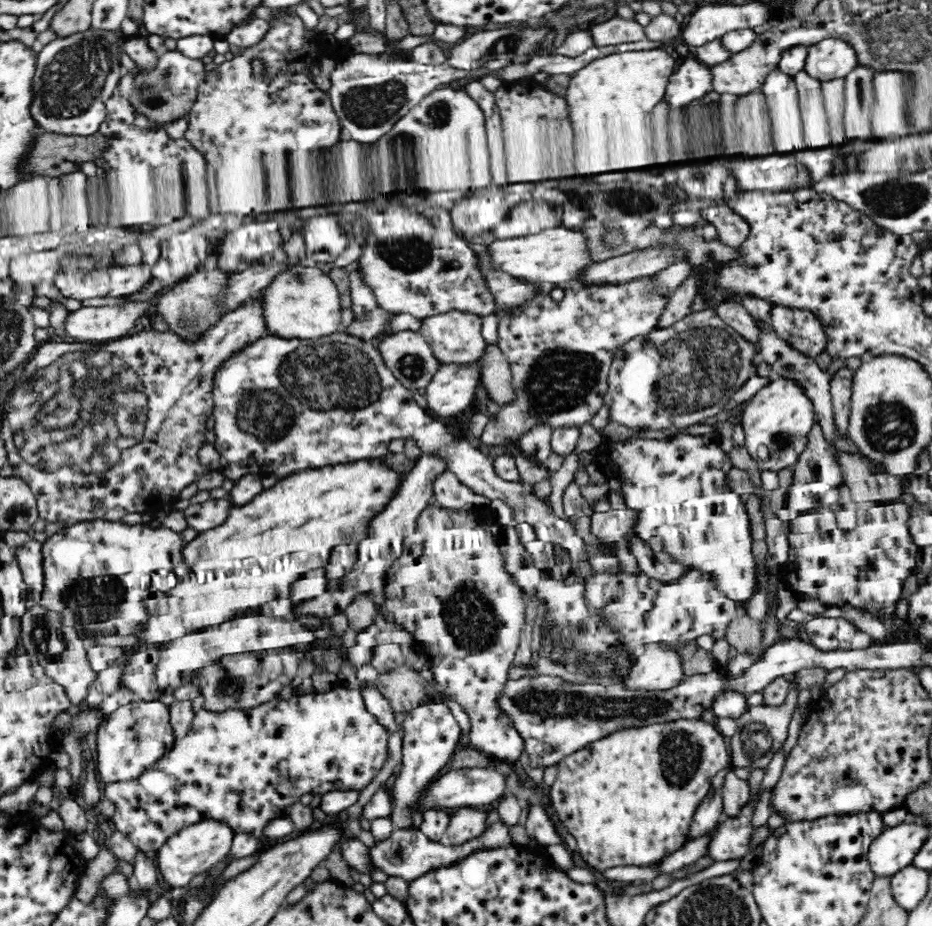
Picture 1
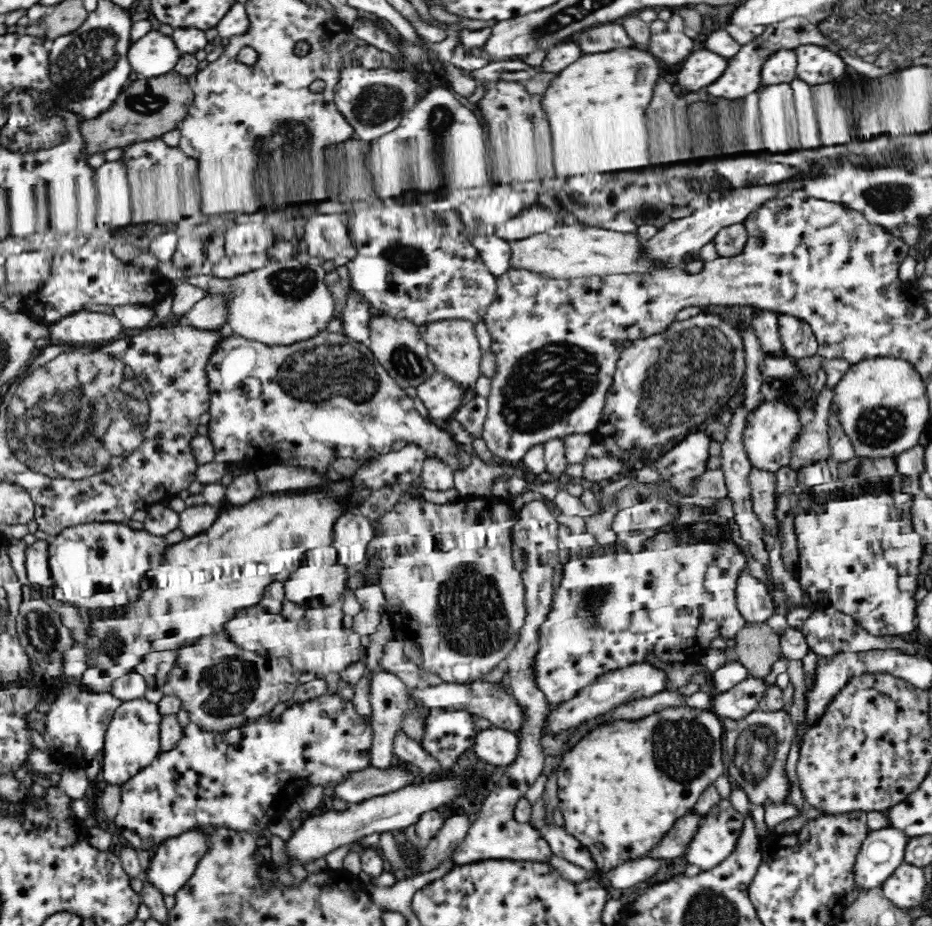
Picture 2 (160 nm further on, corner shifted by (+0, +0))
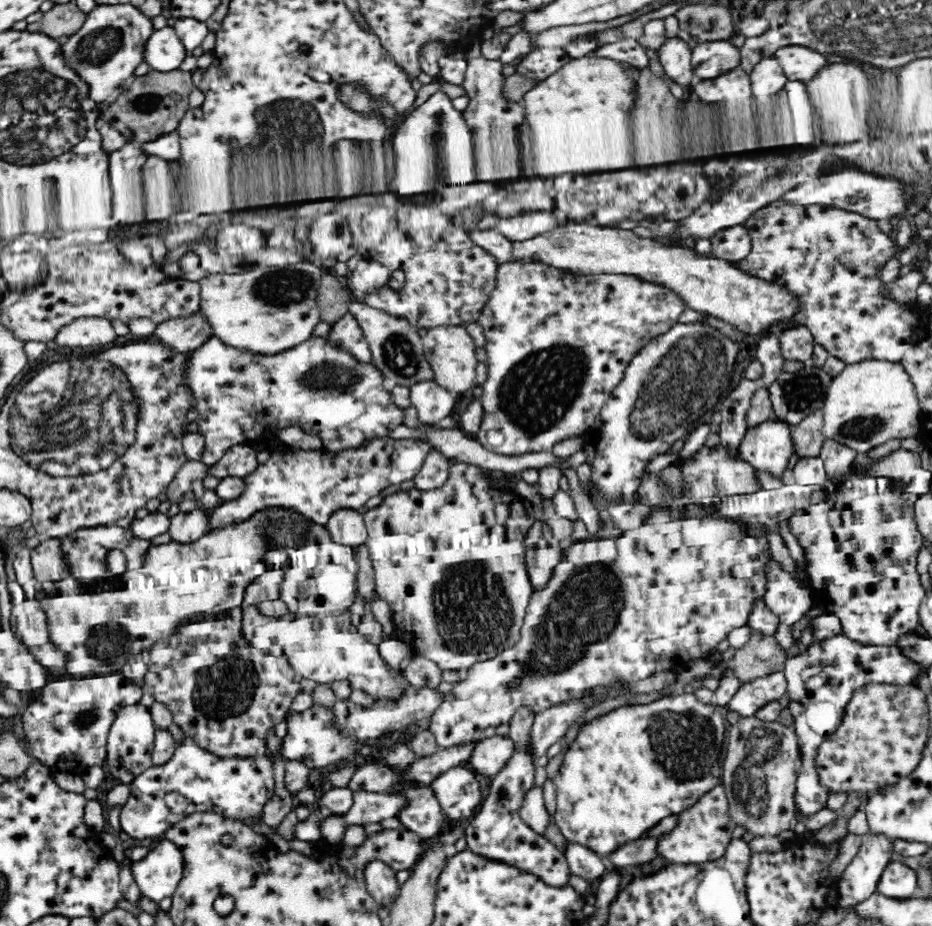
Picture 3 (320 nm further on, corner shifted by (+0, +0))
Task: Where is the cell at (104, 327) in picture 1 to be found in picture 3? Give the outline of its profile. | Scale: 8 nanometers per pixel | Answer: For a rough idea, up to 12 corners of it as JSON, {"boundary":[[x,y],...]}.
{"boundary":[[78,317],[54,338],[59,346],[102,346],[117,337],[112,320]]}

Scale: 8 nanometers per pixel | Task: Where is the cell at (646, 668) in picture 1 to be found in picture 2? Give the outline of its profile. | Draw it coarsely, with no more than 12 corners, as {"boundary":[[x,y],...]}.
{"boundary":[[647,661],[606,672],[558,703],[544,728],[558,734],[627,700],[666,688]]}

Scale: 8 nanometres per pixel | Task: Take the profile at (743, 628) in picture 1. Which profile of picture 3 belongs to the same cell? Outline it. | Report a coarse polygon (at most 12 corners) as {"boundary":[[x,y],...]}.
{"boundary":[[751,629],[727,666],[742,683],[781,672],[786,650]]}

